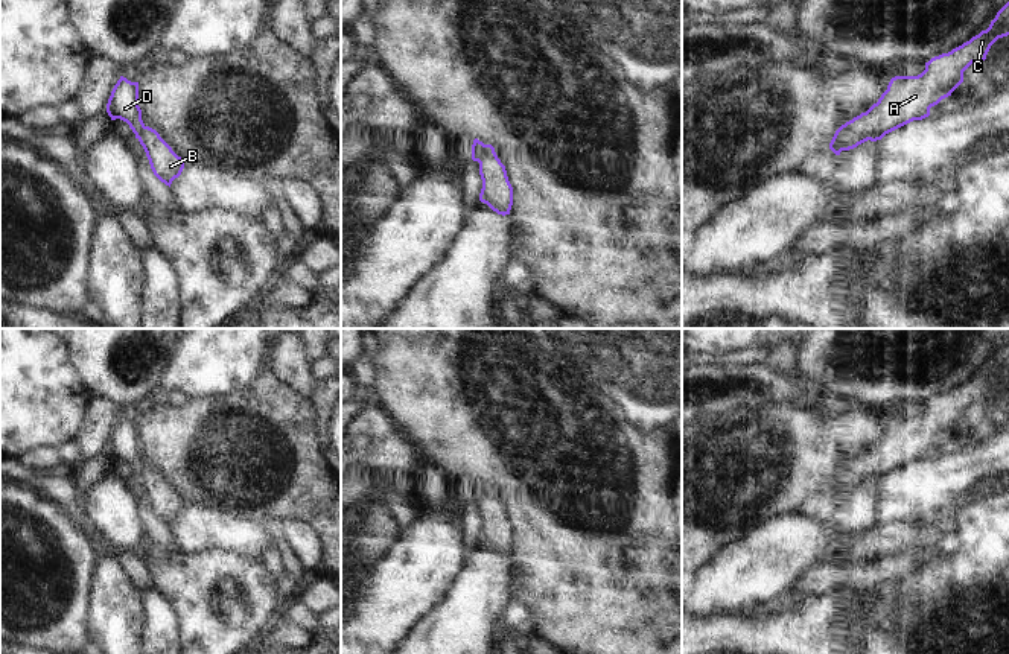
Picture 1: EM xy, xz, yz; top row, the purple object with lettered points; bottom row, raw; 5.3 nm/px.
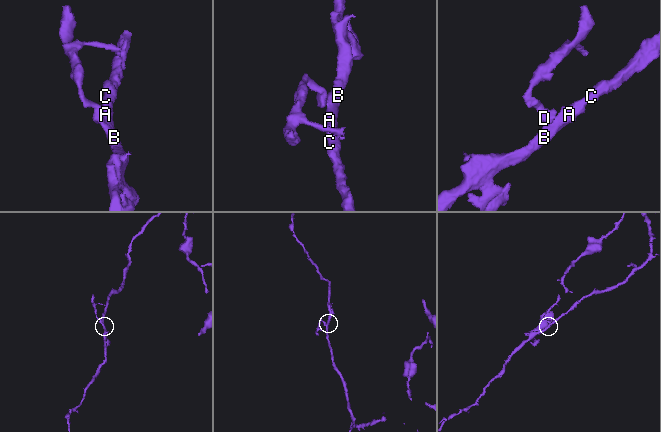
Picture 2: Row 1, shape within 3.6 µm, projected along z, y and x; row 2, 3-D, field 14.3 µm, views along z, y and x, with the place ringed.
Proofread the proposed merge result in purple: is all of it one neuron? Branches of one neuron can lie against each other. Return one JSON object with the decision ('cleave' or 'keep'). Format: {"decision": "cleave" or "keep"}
{"decision": "cleave"}

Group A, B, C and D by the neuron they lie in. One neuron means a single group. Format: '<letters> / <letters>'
A B C / D

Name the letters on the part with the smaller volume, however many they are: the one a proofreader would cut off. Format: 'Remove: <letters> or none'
Remove: D

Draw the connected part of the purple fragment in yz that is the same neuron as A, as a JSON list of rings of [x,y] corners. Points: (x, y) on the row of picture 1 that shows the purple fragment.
[[[1009,2],[997,12],[986,30],[948,53],[931,58],[918,76],[895,76],[887,90],[866,113],[842,125],[829,149],[840,155],[871,140],[881,140],[886,134],[930,116],[930,108],[963,82],[963,71],[972,62],[983,62],[991,46],[1009,35]]]

